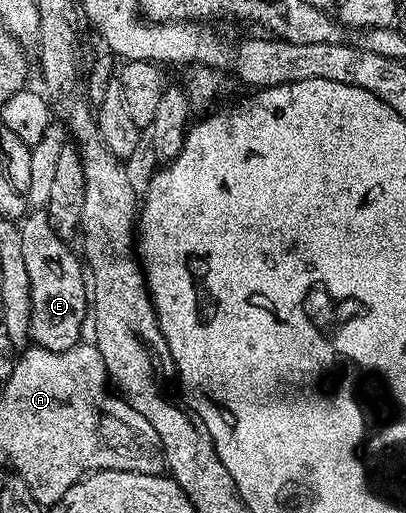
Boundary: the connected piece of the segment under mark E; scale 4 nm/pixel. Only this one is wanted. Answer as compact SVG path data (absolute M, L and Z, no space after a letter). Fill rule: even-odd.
M36 208L19 223L22 260L26 264L28 291L32 315L28 337L44 350L62 352L81 341L84 318L90 314L90 290L86 285L86 270L81 259L71 250L69 243L54 232L47 213Z

